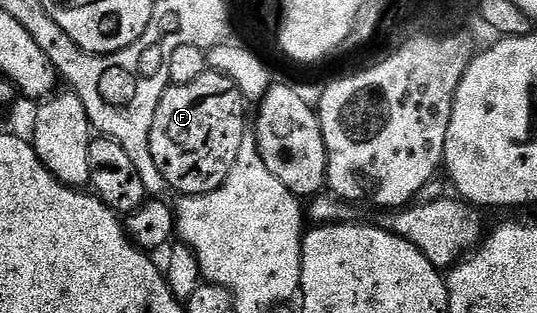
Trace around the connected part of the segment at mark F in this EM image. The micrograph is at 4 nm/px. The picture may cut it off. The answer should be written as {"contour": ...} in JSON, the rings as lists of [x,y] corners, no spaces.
{"contour":[[[208,72],[197,76],[193,84],[170,85],[161,96],[161,104],[157,104],[157,116],[153,116],[151,129],[151,151],[153,160],[157,160],[157,168],[161,176],[165,176],[168,187],[183,196],[208,194],[223,185],[229,176],[233,164],[237,160],[237,152],[241,152],[241,144],[249,130],[249,114],[243,111],[245,99],[243,93],[223,74]]]}

